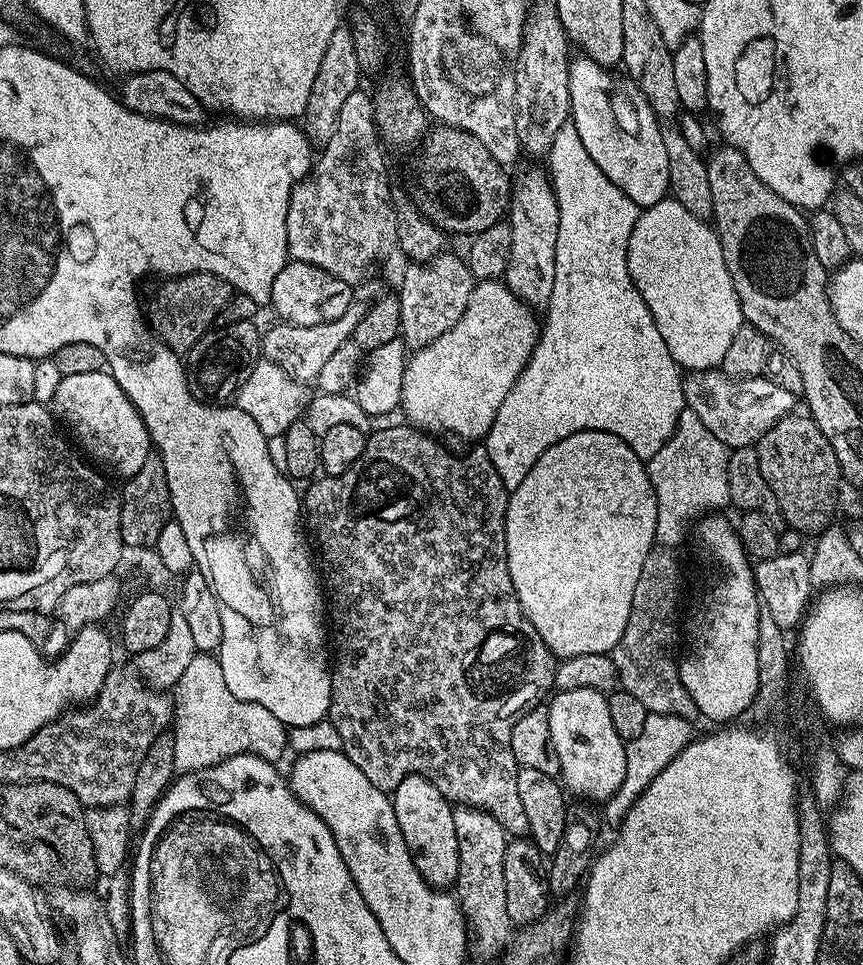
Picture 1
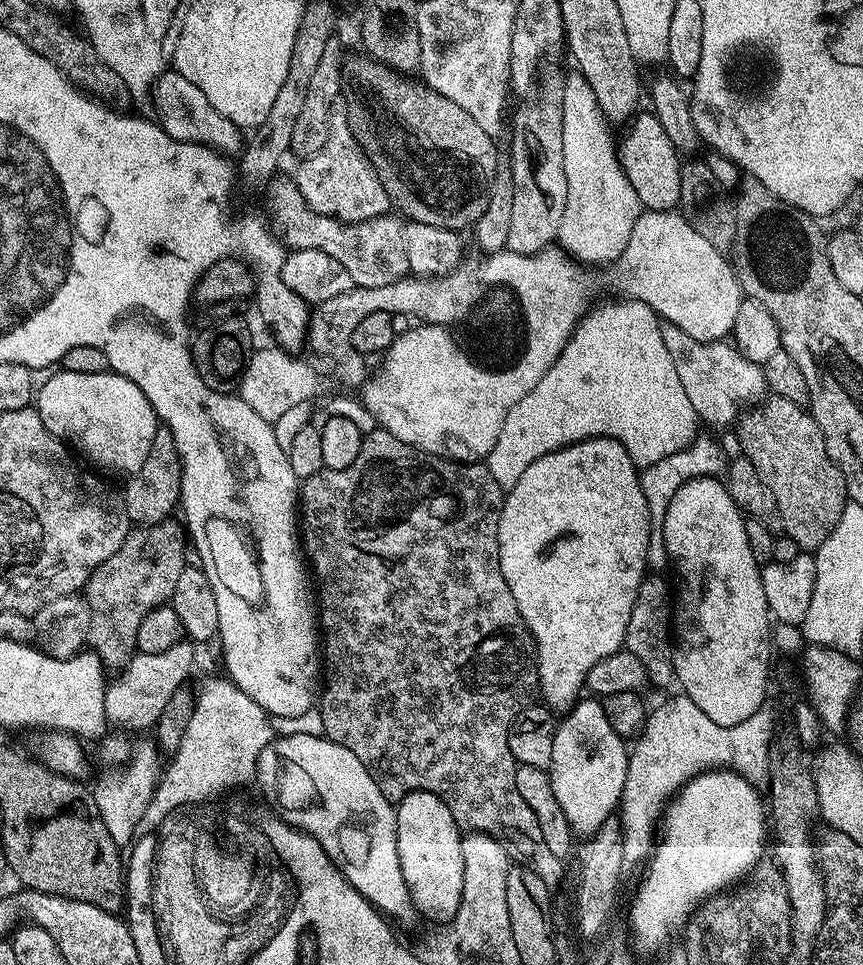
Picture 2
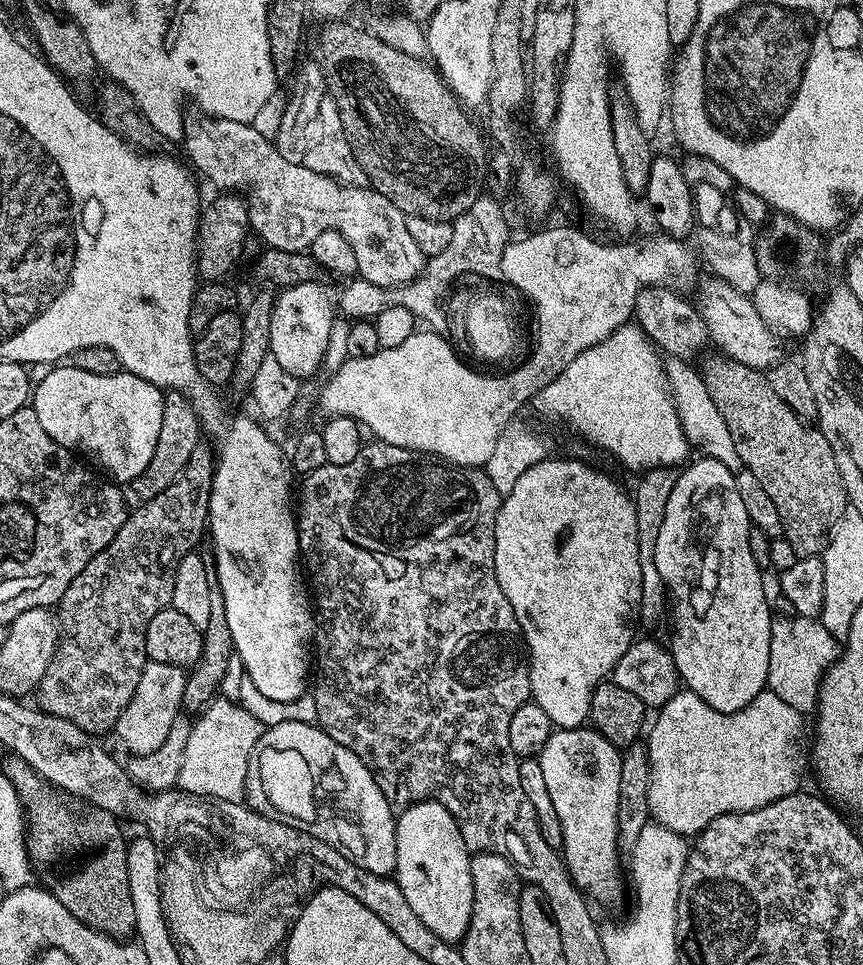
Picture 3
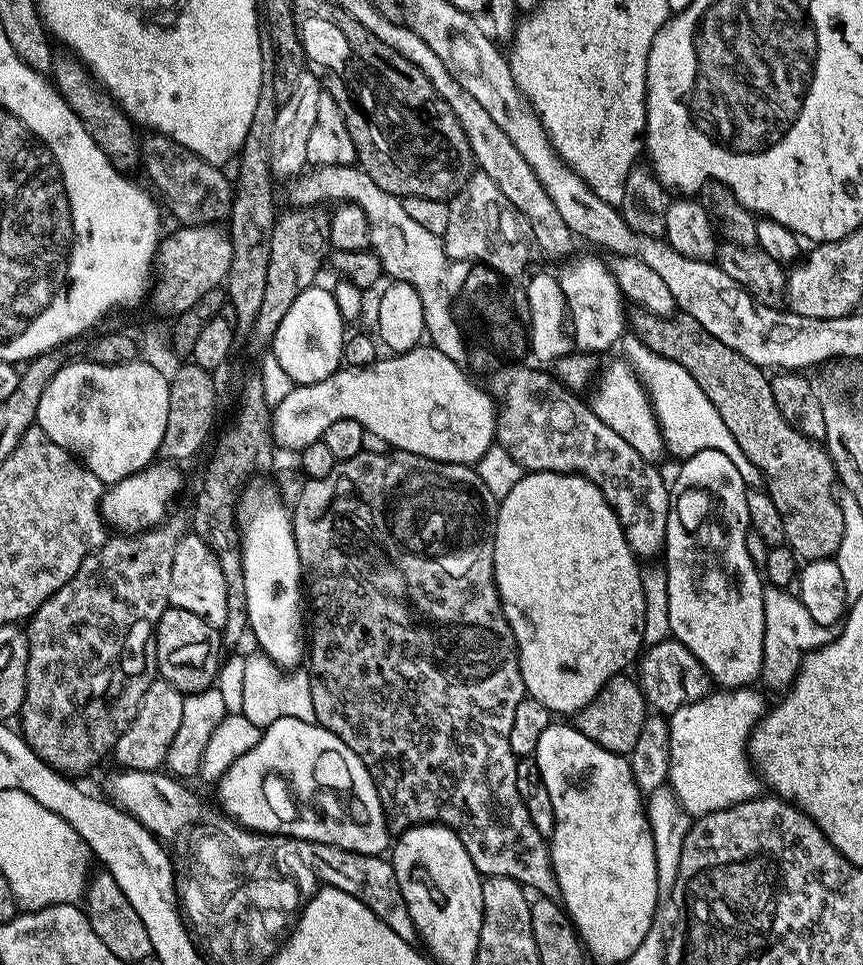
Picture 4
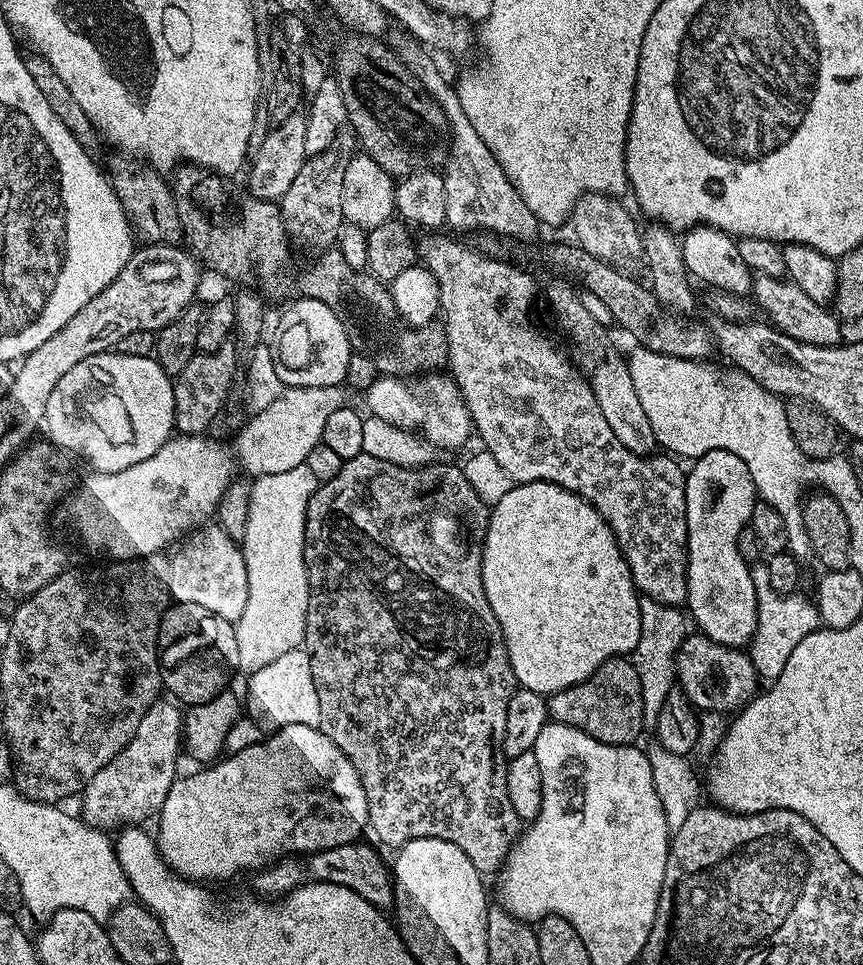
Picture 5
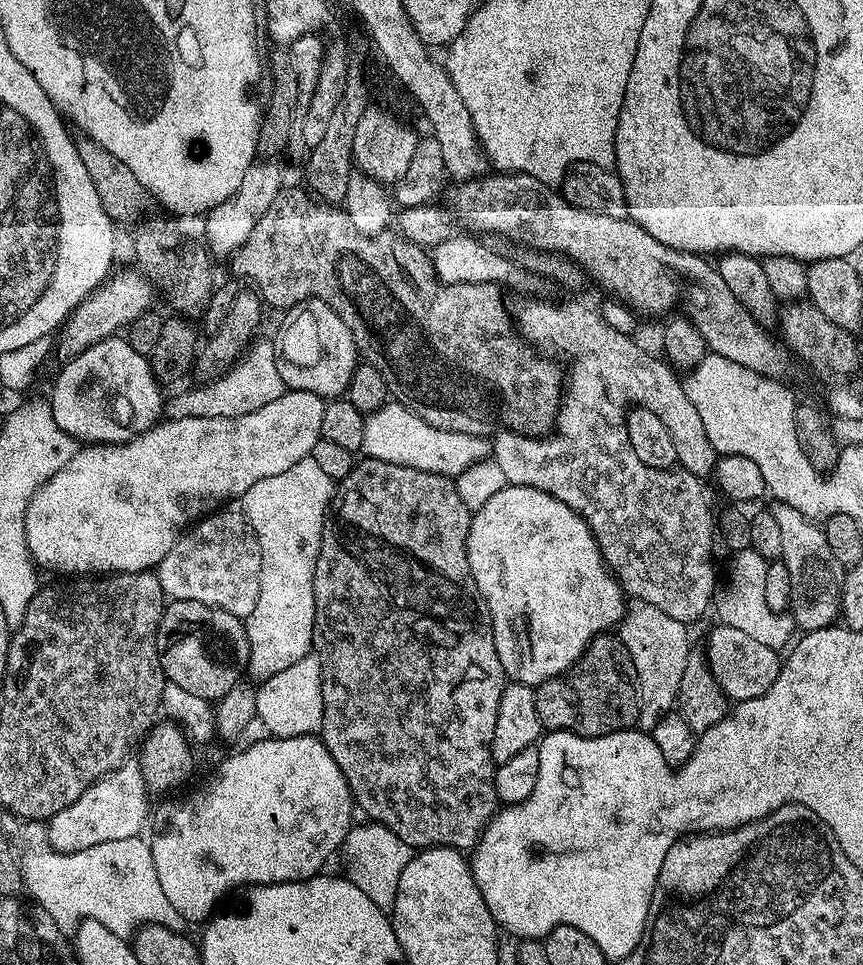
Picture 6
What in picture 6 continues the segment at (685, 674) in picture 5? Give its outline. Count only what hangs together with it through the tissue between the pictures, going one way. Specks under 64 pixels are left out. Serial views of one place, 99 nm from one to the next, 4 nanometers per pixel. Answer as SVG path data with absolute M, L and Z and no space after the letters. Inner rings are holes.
M717 623L715 627L708 636L708 644L706 643L708 664L729 701L739 702L758 698L769 692L780 673L781 653L770 646L754 642L749 635L742 634L732 626Z

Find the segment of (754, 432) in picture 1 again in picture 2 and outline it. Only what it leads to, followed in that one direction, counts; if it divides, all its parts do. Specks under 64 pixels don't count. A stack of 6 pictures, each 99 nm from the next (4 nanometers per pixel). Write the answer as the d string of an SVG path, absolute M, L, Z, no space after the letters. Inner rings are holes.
M661 323L660 330L662 341L678 370L679 381L682 382L696 415L704 424L713 424L716 428L724 428L727 424L735 425L745 409L765 399L768 383L763 367L747 360L731 343L724 340L695 340L673 324Z

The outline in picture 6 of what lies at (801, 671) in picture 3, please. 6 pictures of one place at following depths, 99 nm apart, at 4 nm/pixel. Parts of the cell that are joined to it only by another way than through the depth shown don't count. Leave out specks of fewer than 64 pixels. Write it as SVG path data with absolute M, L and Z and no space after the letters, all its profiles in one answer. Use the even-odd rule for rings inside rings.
M747 548L733 553L730 562L730 580L728 582L728 593L715 605L719 623L732 626L740 630L742 634L749 635L754 642L764 646L770 646L779 651L785 649L793 639L792 634L796 632L795 619L791 613L779 613L770 610L766 601L766 570L769 561L766 561L757 551Z

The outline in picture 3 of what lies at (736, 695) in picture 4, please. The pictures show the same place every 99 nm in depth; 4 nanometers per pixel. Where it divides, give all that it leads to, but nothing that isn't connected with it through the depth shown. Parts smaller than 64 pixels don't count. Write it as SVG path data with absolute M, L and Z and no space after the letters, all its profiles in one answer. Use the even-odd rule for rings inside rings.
M678 690L672 695L670 702L666 702L658 709L655 716L656 721L653 724L651 721L646 732L649 766L648 808L651 812L651 819L655 823L674 830L679 836L695 837L714 818L725 816L731 812L749 812L750 810L758 810L762 806L770 806L770 802L778 802L778 798L786 798L791 792L797 791L801 787L800 731L803 730L806 720L798 710L794 710L789 703L782 702L777 694L769 690L760 692L758 698L754 698L754 702L750 702L750 706L737 712L719 712L714 710L714 706L706 706L706 702L702 702L702 698L698 698L698 694L687 690Z

